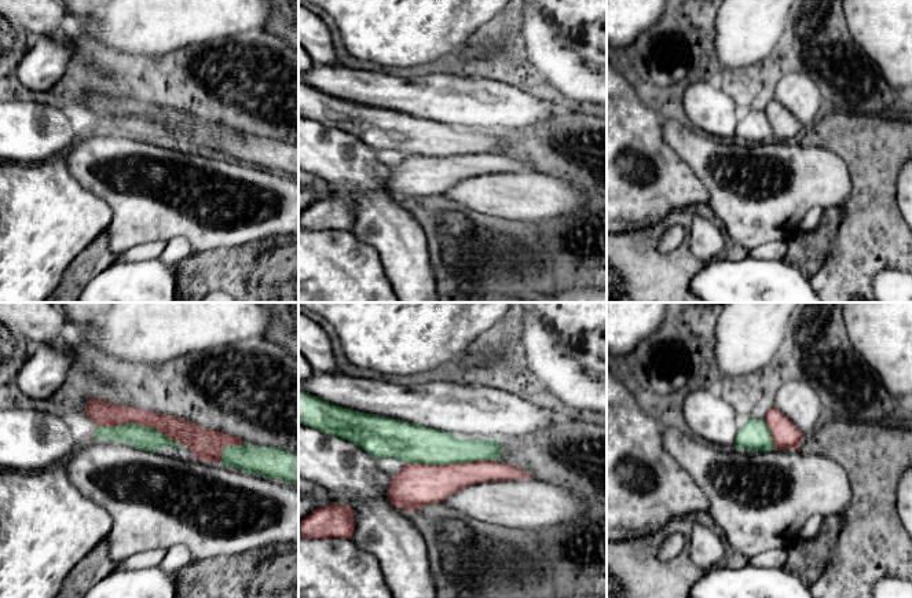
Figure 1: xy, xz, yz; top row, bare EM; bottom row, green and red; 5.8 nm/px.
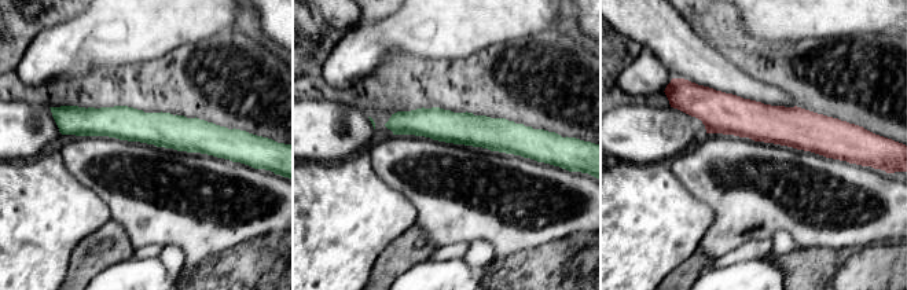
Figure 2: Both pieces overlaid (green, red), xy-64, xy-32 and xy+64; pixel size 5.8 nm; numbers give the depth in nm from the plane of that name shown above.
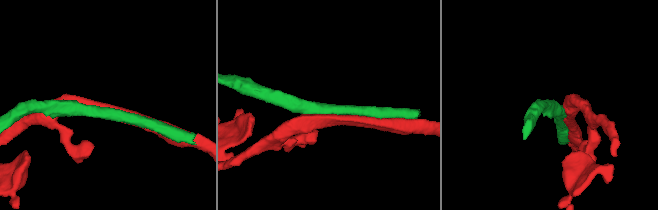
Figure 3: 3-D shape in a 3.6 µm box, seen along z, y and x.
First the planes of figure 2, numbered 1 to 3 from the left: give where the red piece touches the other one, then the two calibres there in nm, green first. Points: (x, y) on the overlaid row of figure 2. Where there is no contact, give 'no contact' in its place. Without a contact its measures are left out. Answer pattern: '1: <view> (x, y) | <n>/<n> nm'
1: no contact
2: no contact
3: no contact

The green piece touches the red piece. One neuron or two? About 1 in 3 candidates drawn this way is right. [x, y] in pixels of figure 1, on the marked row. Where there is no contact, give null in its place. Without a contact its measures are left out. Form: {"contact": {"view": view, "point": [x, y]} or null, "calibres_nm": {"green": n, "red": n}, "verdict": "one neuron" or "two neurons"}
{"contact": {"view": "xy", "point": [142, 426]}, "calibres_nm": {"green": 140, "red": 140}, "verdict": "one neuron"}

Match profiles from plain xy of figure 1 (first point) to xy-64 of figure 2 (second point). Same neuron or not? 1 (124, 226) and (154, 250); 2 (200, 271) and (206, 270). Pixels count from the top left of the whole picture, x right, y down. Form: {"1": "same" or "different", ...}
{"1": "different", "2": "same"}

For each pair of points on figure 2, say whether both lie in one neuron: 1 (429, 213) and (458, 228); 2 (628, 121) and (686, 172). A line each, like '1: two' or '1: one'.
1: one
2: two

